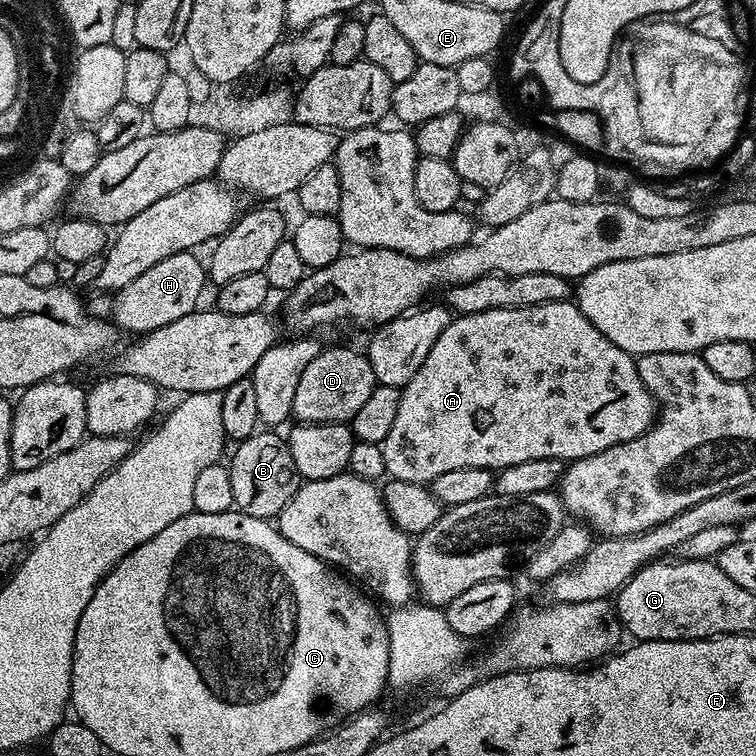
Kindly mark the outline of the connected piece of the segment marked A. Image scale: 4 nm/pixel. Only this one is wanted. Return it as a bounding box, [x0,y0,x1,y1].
[380,299,657,486]

